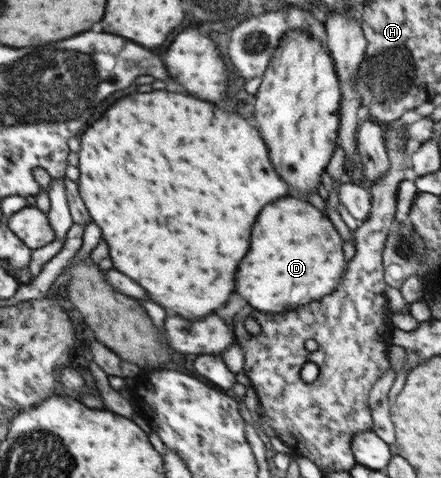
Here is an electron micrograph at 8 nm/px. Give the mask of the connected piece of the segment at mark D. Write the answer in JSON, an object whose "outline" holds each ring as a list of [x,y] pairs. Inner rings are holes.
{"outline":[[[288,194],[287,198],[275,200],[275,204],[263,208],[263,216],[259,216],[259,224],[255,224],[255,236],[251,236],[251,252],[247,252],[243,264],[239,264],[239,284],[235,284],[235,292],[261,312],[283,312],[329,294],[345,270],[341,238],[333,224],[307,199]]]}

